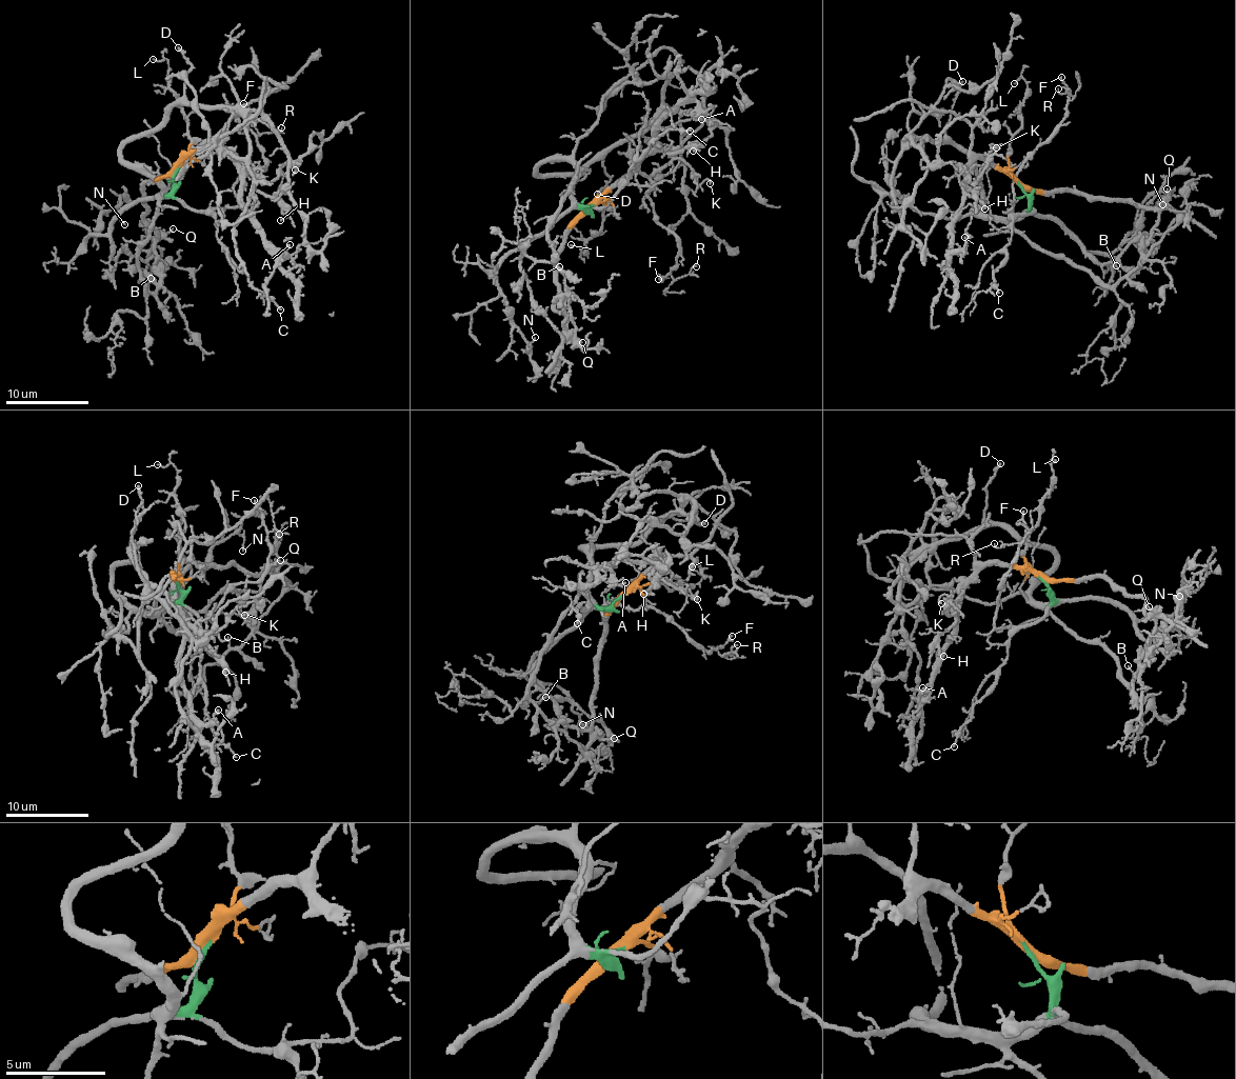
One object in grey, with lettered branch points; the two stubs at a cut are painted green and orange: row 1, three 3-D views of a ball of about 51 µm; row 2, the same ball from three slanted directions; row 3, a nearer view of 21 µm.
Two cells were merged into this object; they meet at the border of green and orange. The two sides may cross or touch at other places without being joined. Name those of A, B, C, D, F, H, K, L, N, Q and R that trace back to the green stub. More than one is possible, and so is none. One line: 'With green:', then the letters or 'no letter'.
With green: B, C, D, F, N, R

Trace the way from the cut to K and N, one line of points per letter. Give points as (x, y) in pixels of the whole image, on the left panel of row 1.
K: (177, 170), (185, 157), (213, 143), (255, 180), (267, 182), (278, 175), (278, 170), (286, 162), (295, 170)
N: (177, 170), (173, 188), (124, 207), (104, 235), (86, 241), (98, 233), (100, 215), (115, 207), (125, 224)

